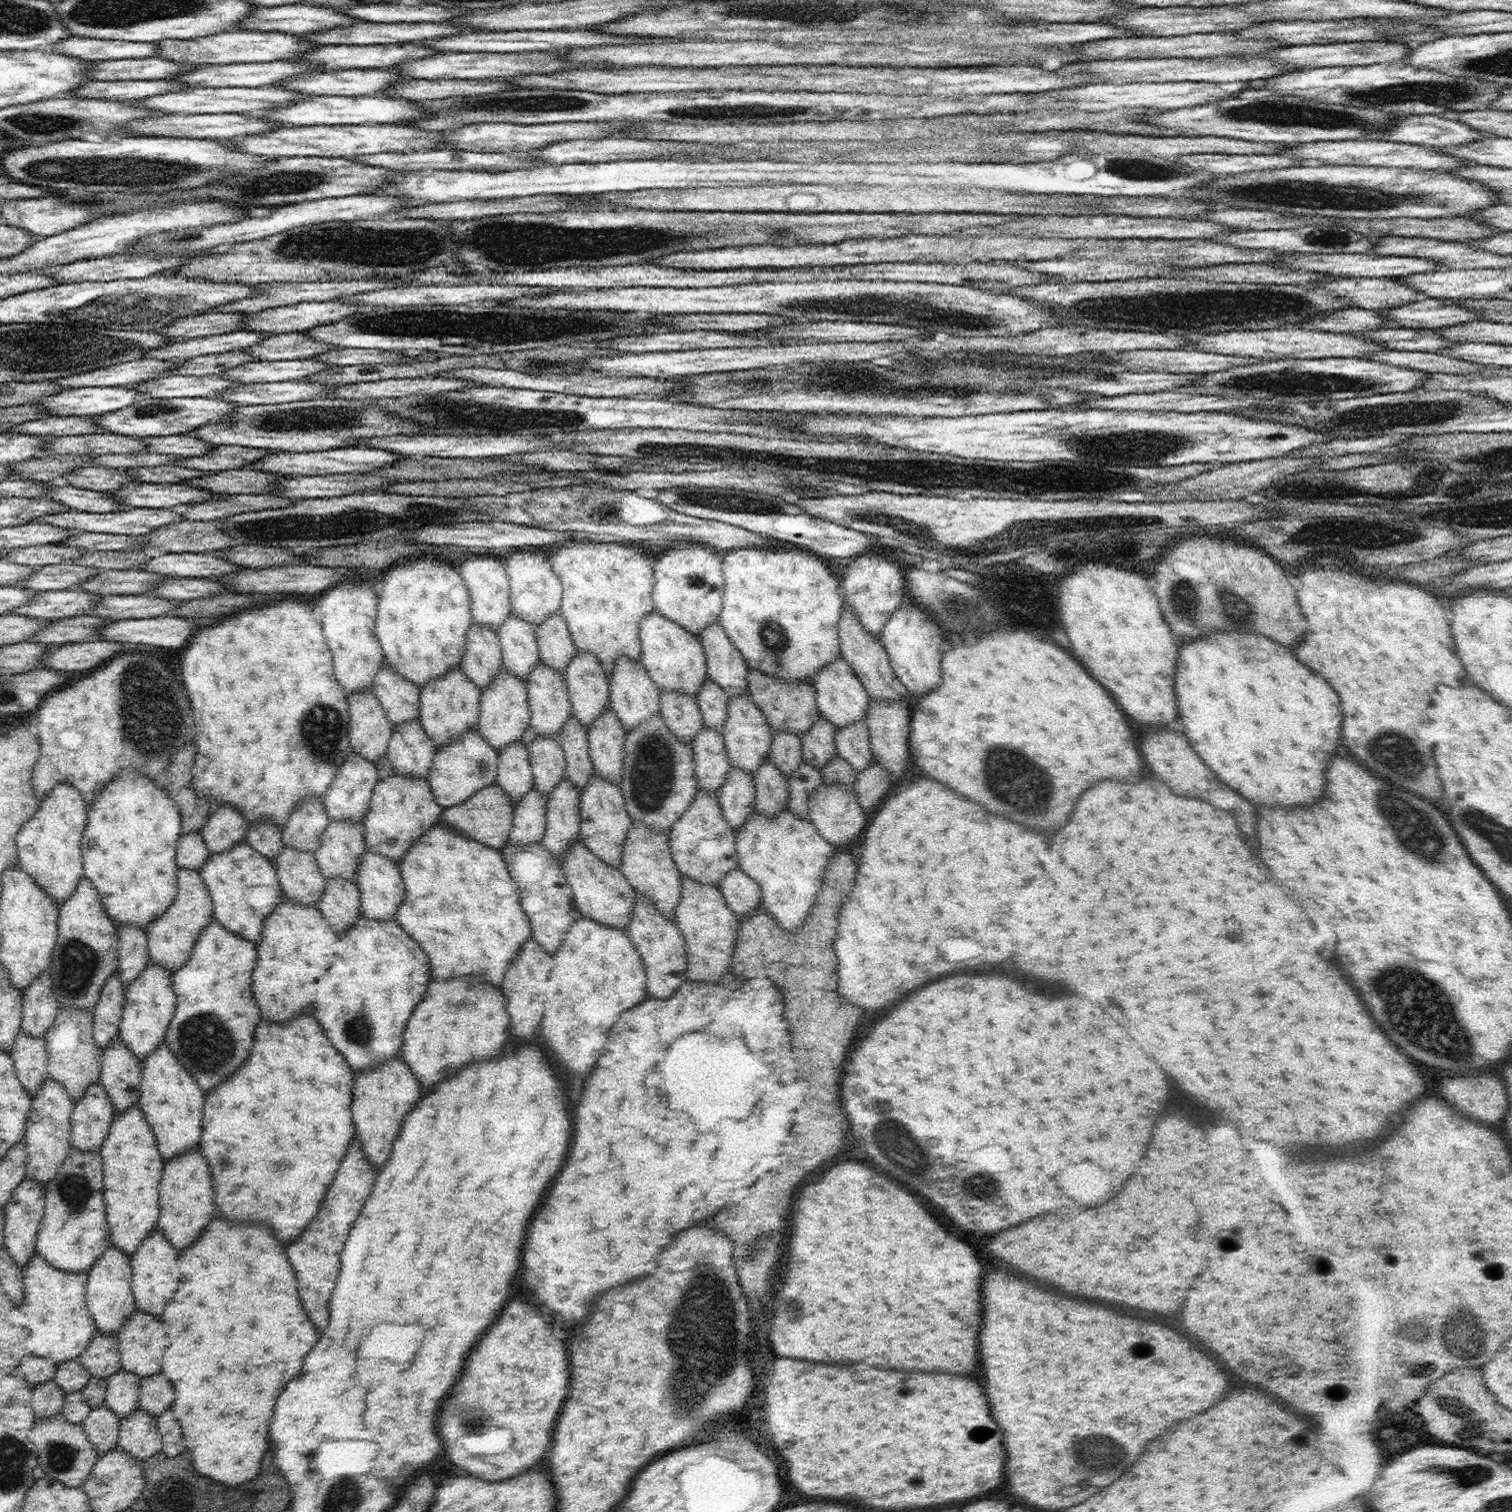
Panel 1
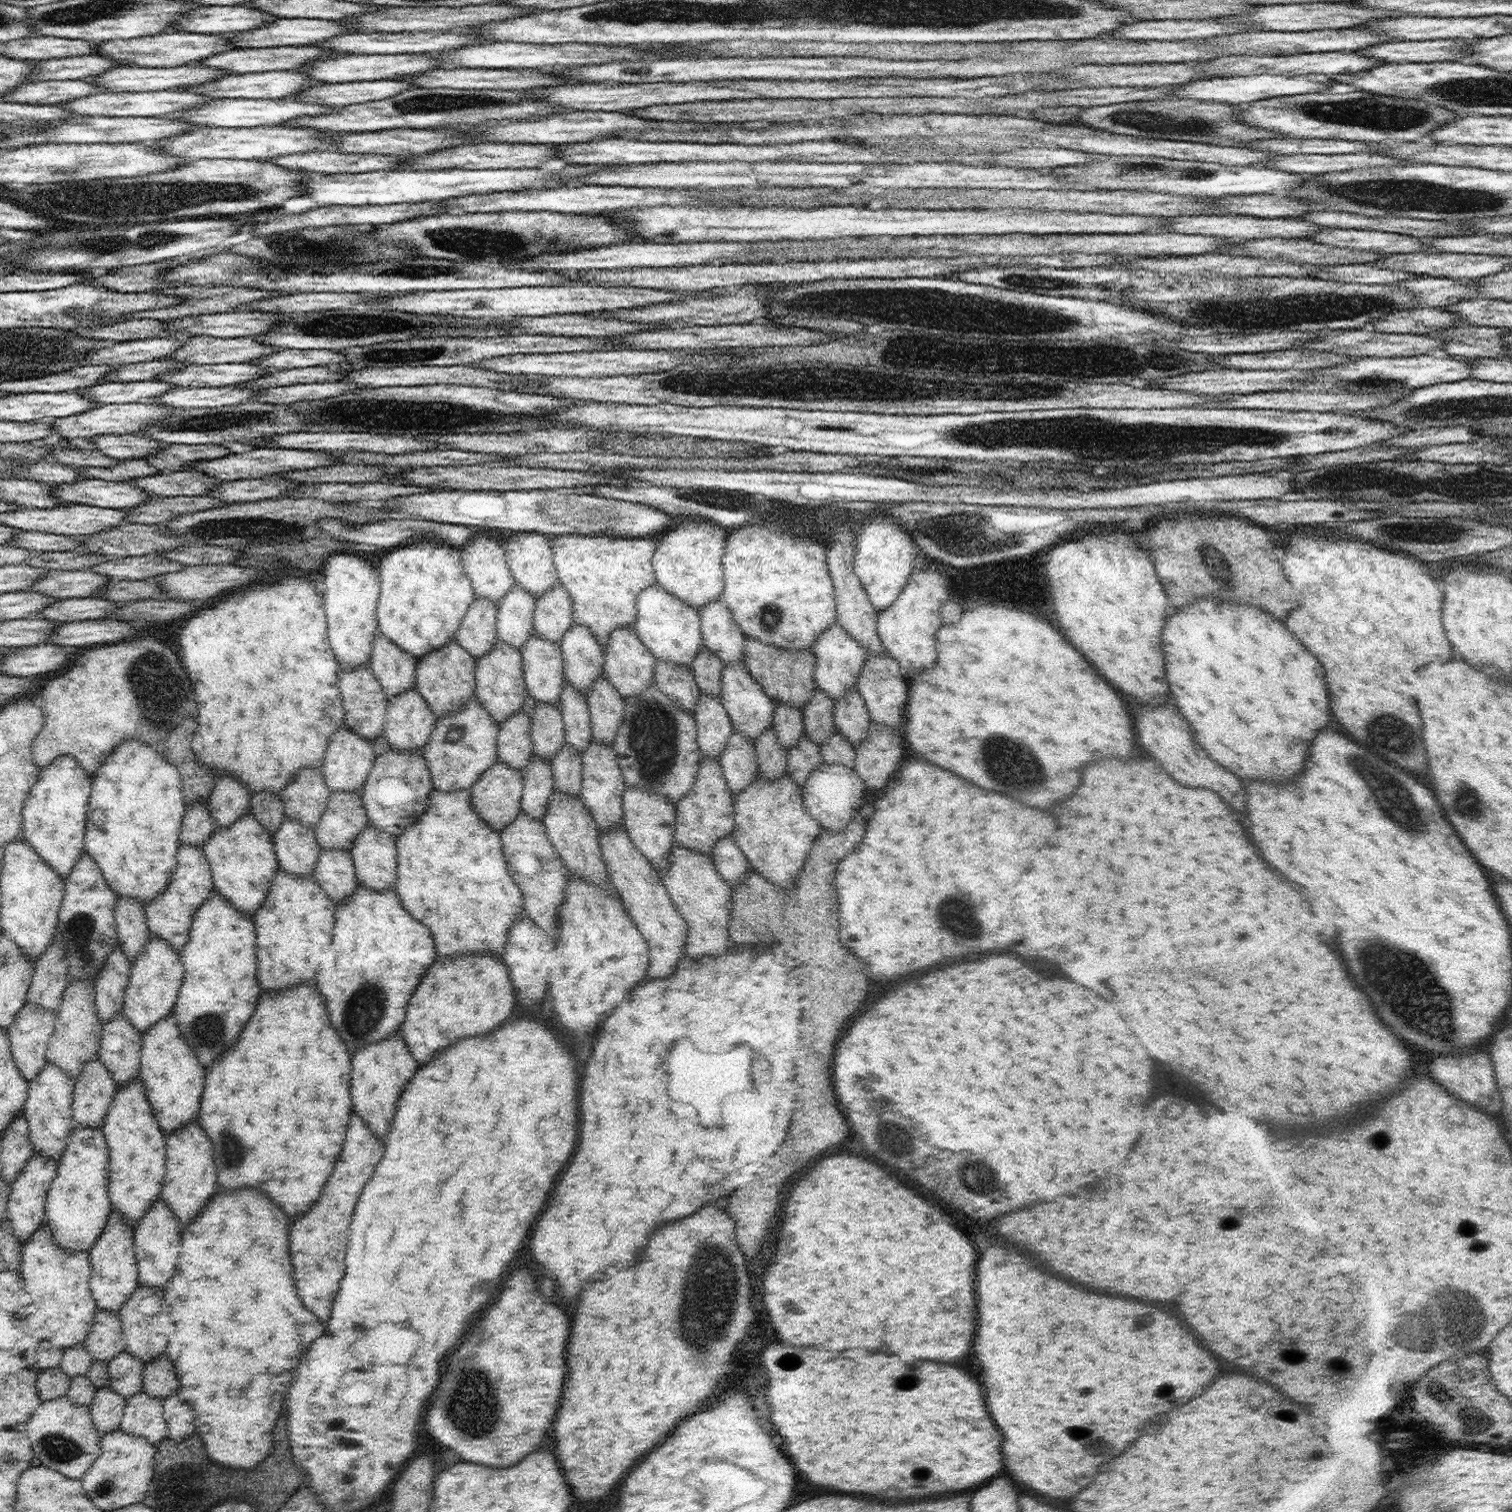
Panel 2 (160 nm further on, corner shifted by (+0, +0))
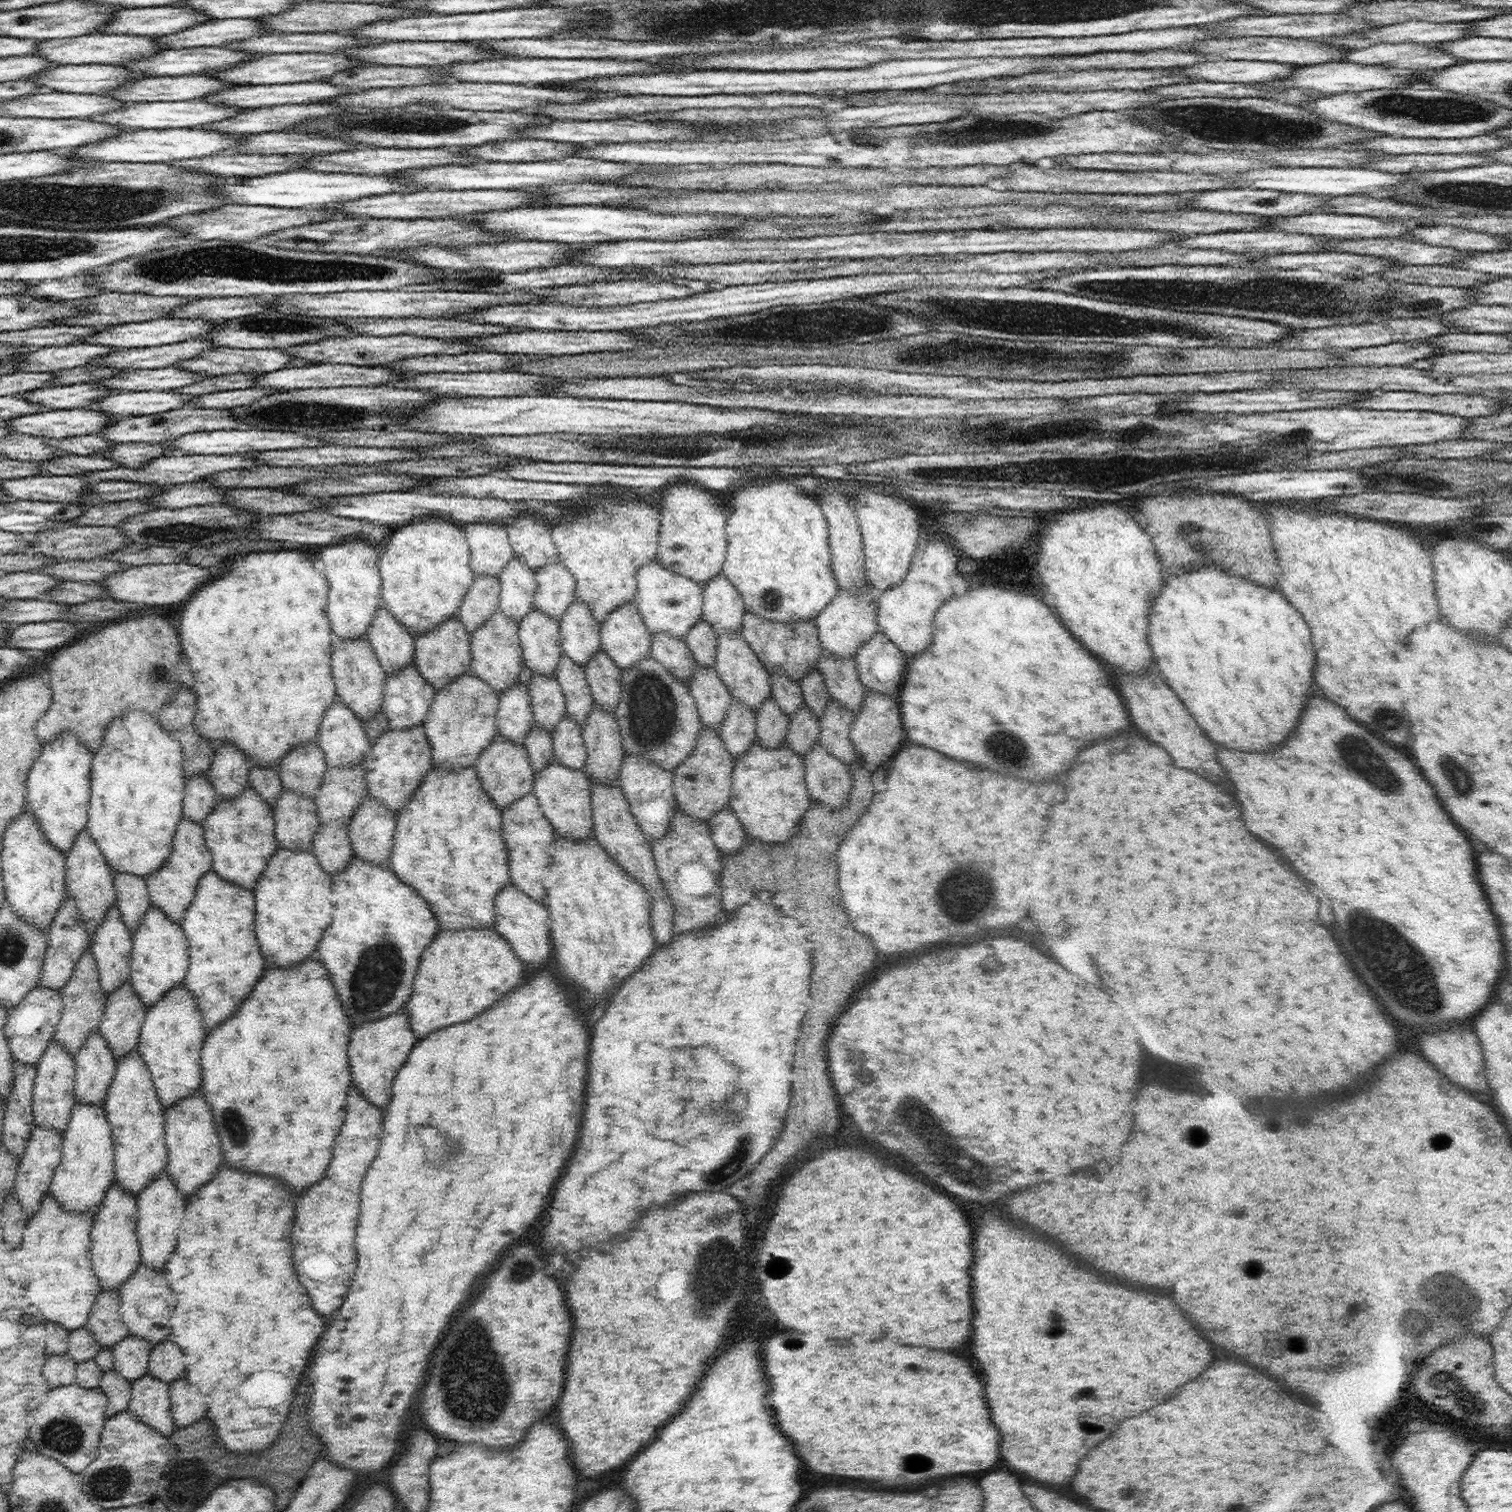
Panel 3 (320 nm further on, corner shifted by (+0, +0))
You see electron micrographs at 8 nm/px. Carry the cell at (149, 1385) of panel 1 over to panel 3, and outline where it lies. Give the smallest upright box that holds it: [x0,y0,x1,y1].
[148,1339,184,1384]

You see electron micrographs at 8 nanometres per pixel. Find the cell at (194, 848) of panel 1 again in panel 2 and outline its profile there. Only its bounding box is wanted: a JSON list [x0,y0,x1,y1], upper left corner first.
[180,801,217,847]

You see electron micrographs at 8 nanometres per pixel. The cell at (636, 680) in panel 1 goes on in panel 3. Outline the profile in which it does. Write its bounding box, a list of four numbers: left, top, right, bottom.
[601,600,653,672]

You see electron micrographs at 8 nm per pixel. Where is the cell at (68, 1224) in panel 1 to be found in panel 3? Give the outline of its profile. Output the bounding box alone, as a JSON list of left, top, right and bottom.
[49,1102,115,1216]

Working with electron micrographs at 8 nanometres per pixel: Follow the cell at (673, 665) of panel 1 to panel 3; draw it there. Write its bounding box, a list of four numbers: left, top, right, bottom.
[633,558,703,639]

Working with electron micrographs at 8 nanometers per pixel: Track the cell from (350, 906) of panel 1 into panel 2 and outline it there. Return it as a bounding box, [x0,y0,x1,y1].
[314,849,359,905]

